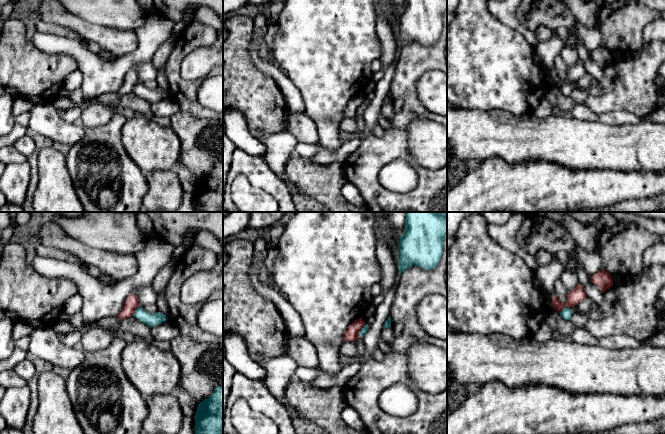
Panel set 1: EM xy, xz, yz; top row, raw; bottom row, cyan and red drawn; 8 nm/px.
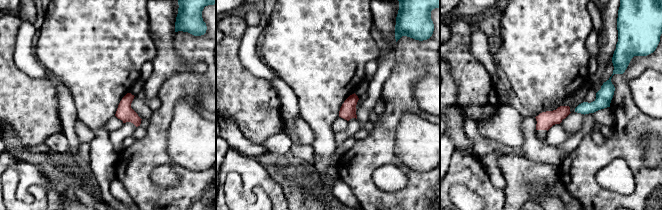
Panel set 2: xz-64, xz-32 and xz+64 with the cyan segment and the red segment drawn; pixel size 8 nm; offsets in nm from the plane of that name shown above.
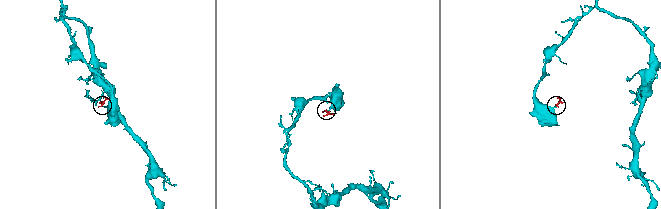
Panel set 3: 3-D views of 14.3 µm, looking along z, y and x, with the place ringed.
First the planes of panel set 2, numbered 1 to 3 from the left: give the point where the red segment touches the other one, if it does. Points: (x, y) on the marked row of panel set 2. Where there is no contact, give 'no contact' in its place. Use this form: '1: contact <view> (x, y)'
1: no contact
2: no contact
3: no contact

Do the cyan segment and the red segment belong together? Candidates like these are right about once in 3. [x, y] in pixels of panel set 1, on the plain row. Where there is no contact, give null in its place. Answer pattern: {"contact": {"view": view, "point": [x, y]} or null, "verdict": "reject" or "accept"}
{"contact": {"view": "xz", "point": [361, 105]}, "verdict": "reject"}

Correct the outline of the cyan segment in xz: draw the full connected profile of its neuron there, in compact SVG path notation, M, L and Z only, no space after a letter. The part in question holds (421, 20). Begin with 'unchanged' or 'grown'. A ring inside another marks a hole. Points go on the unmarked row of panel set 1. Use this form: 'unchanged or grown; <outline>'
unchanged; M405 0L399 16L399 51L413 41L434 45L440 38L446 12L447 0Z

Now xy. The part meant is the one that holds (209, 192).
unchanged; M218 162L212 171L198 180L195 195L195 212L220 212L223 208L223 163Z

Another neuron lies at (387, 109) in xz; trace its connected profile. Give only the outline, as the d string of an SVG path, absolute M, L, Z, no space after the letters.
M391 103L383 104L382 107L381 107L380 115L382 115L385 119L387 119L389 121L393 116L392 104Z

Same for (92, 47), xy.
M83 41L83 43L86 45L87 49L95 54L100 54L101 52L106 51L104 48L102 48L101 46L92 43L92 42L87 42L87 41Z

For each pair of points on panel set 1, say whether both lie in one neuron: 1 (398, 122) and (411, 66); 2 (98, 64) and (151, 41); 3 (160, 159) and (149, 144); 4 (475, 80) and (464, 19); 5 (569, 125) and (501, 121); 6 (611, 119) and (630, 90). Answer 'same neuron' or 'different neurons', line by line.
1: same neuron
2: same neuron
3: same neuron
4: same neuron
5: same neuron
6: different neurons

